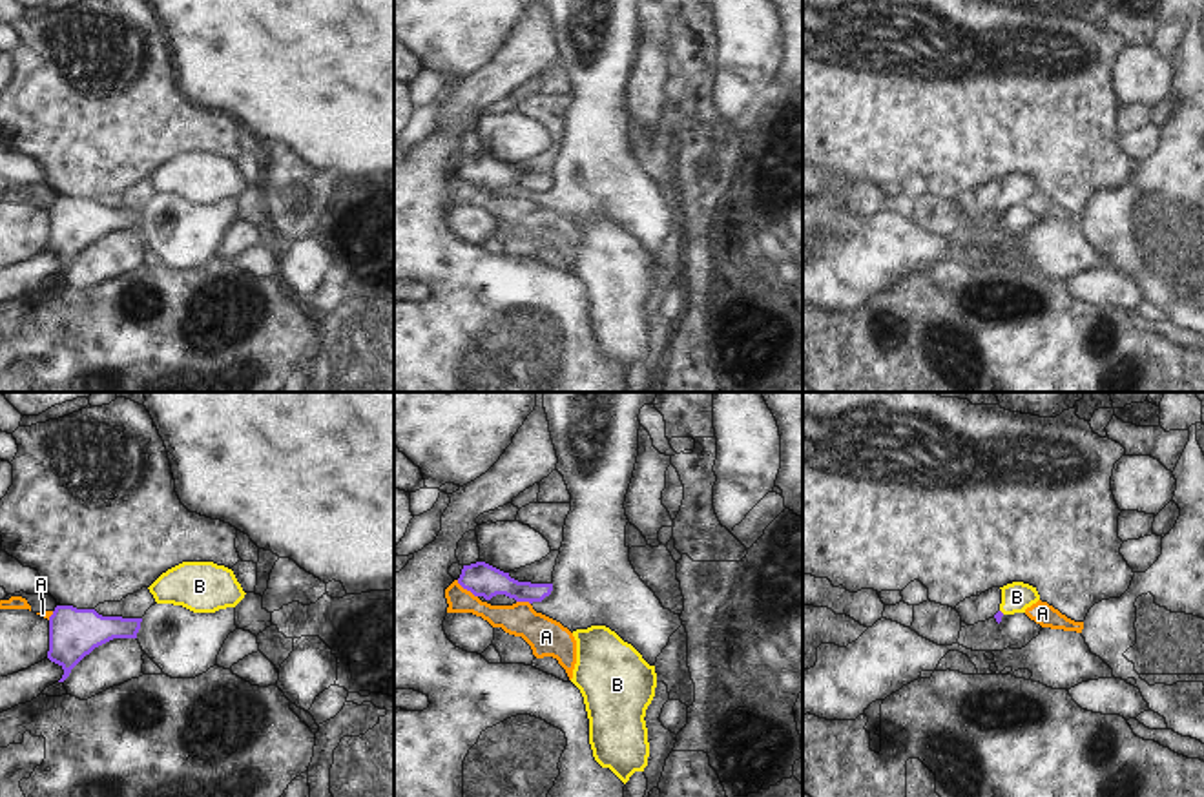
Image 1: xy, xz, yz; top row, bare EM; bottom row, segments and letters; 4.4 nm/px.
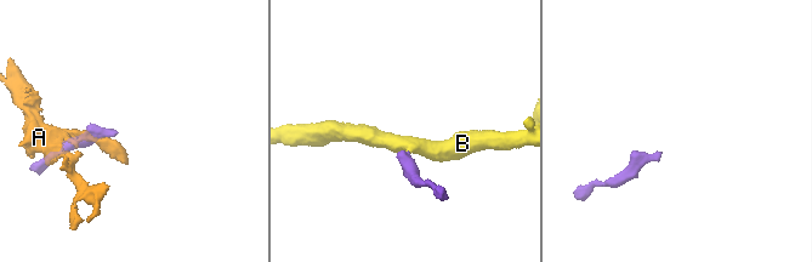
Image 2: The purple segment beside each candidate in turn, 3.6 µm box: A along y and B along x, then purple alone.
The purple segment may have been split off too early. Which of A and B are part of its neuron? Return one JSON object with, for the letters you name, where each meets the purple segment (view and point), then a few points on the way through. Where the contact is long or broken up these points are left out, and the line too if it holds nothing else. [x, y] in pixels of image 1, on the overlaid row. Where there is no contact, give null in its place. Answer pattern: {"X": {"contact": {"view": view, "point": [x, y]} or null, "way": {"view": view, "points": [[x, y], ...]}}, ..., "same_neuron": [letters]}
{"B": {"contact": null}, "same_neuron": ["B"]}

